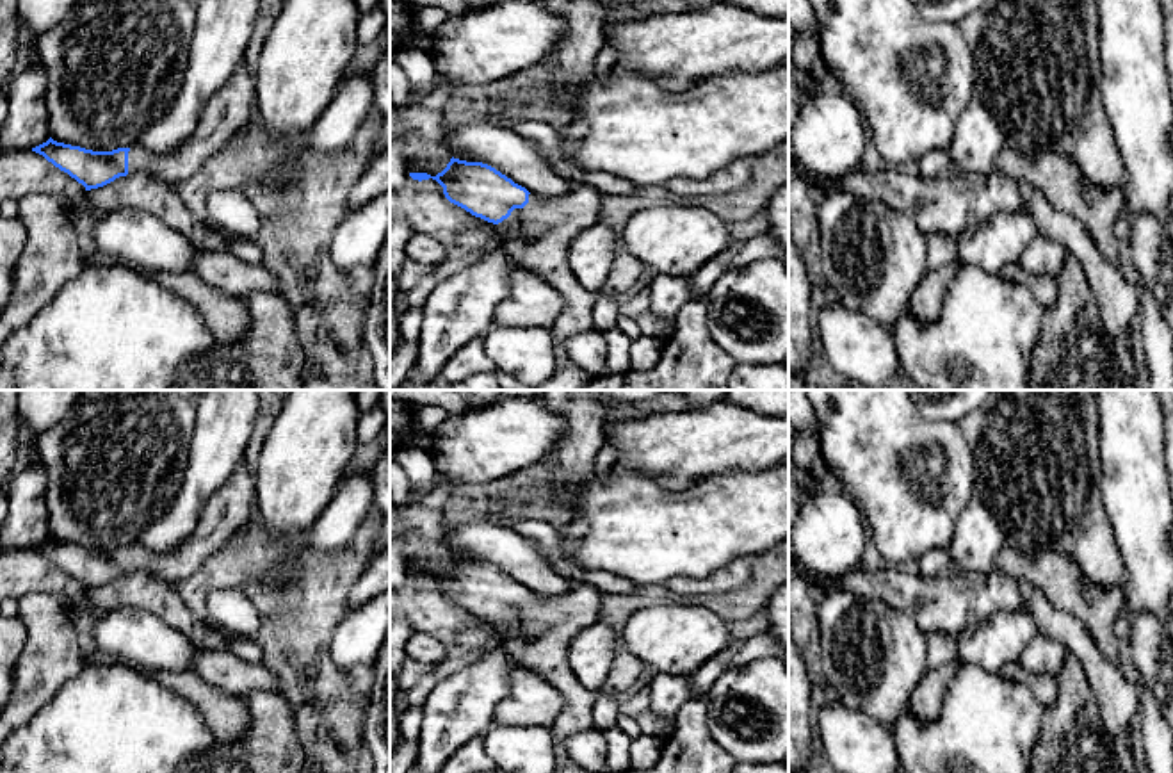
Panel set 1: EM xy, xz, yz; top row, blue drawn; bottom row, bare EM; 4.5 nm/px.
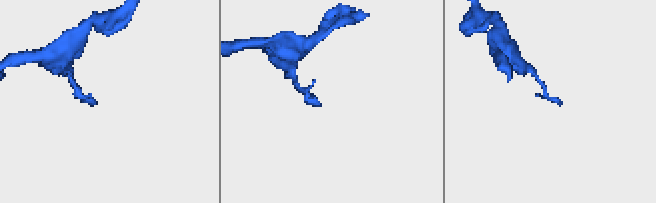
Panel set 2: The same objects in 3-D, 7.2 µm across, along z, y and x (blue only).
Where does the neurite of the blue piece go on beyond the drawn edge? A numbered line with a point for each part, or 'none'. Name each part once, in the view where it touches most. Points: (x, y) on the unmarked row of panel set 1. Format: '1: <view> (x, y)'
1: xz (543, 629)

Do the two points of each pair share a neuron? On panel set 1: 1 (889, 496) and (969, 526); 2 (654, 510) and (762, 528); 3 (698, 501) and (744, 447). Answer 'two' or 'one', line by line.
1: two
2: one
3: two

